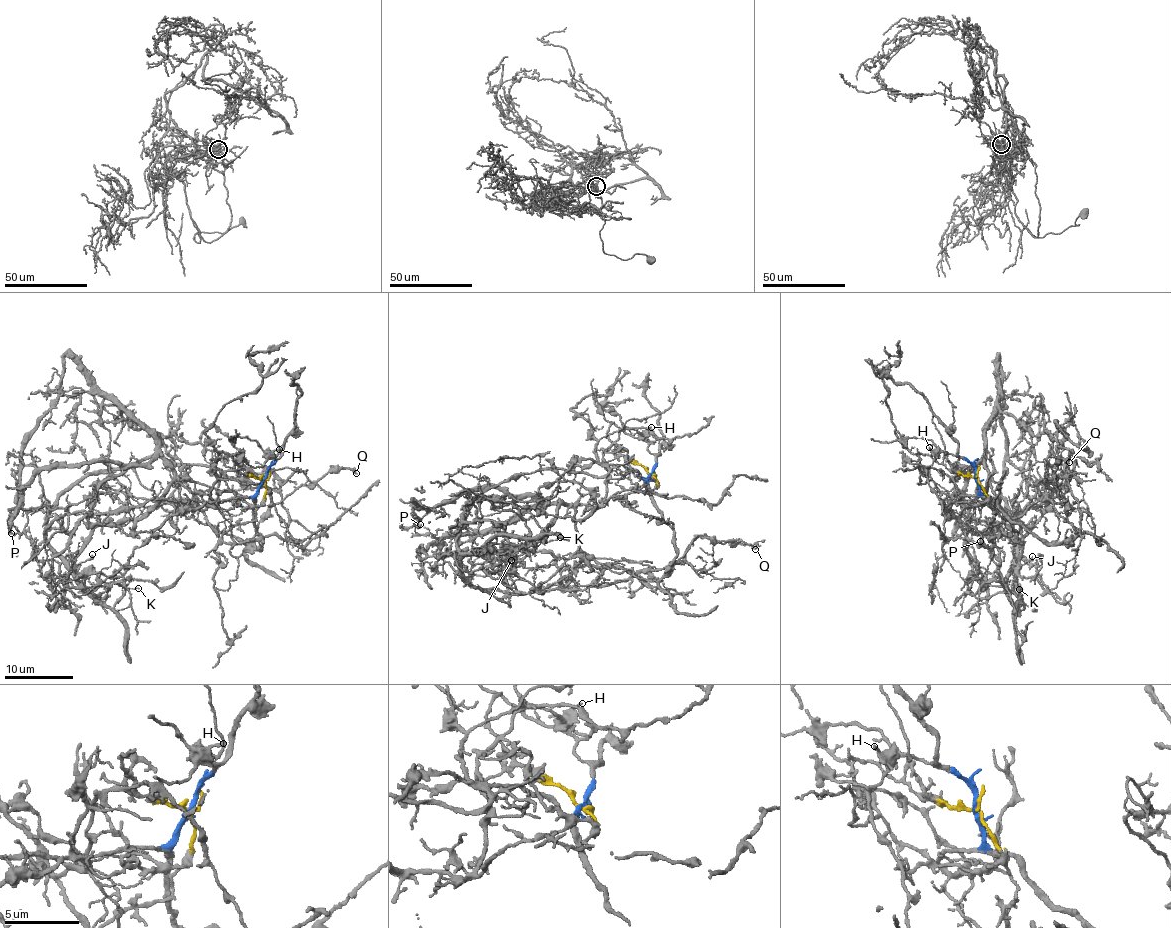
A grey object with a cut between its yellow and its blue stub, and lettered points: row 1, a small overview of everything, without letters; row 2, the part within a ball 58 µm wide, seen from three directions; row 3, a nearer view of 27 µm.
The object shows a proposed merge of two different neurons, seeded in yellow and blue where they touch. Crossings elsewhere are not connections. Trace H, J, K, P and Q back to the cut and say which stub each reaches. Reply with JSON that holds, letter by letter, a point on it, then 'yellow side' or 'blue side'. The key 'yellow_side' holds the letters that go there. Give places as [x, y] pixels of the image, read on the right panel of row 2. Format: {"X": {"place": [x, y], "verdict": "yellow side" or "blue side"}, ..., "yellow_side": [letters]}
{"H": {"place": [929, 447], "verdict": "blue side"}, "J": {"place": [1032, 556], "verdict": "yellow side"}, "K": {"place": [1019, 589], "verdict": "blue side"}, "P": {"place": [980, 541], "verdict": "yellow side"}, "Q": {"place": [1069, 462], "verdict": "blue side"}, "yellow_side": ["J", "P"]}

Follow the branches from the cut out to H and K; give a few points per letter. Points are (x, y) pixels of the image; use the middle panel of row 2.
H: (652, 475), (655, 462), (647, 448), (645, 431), (651, 426)
K: (652, 475), (643, 478), (622, 465), (576, 459), (529, 503), (545, 531), (546, 542), (560, 537)

